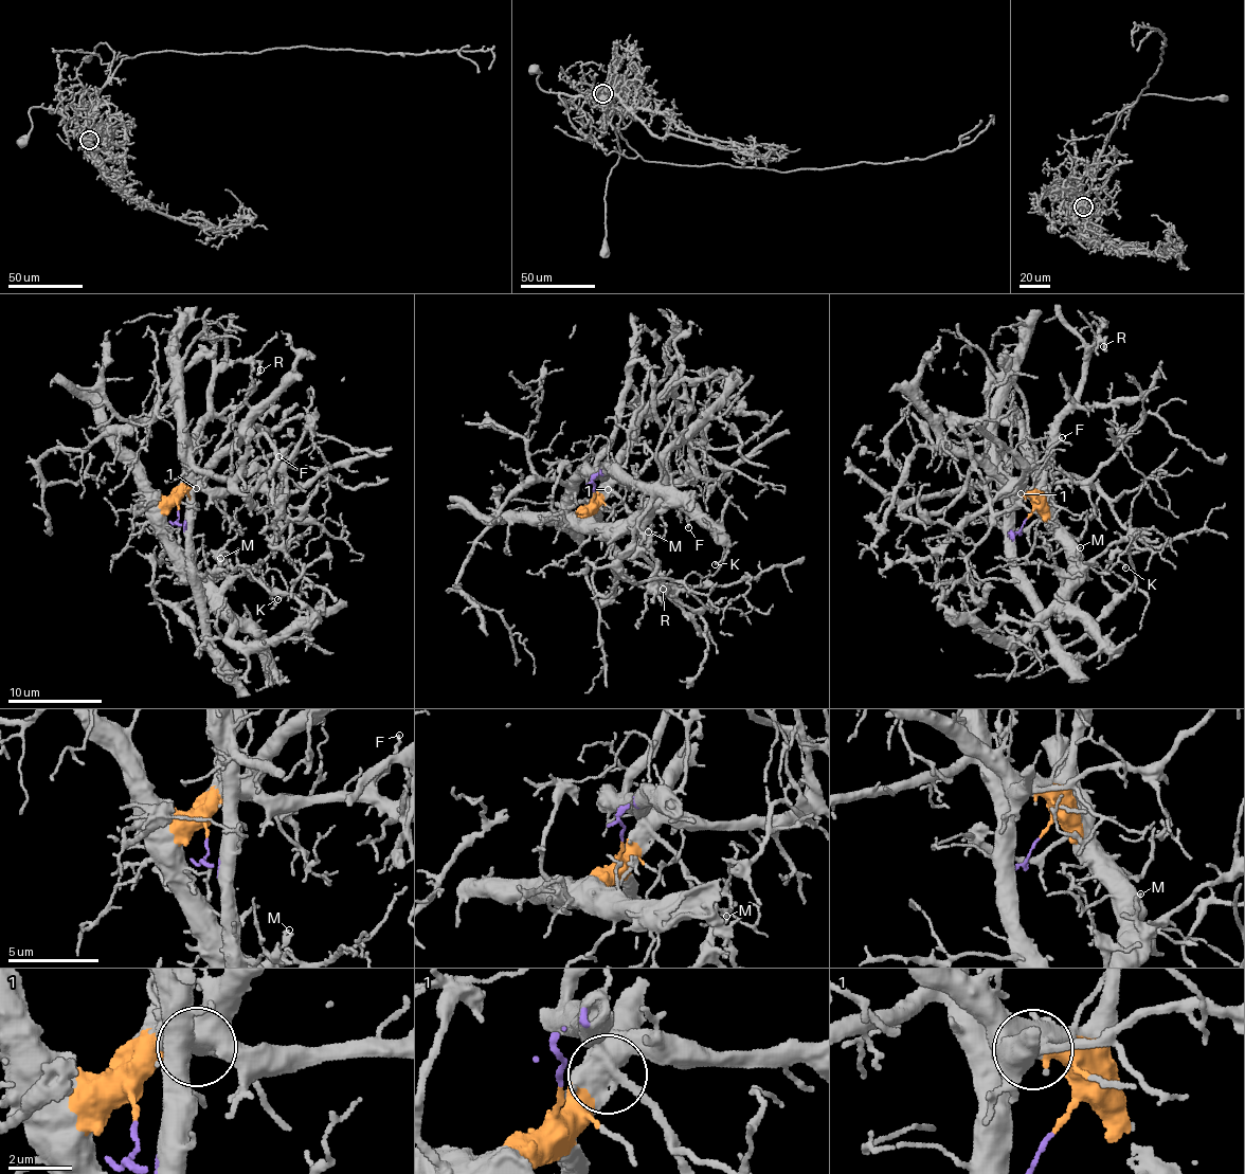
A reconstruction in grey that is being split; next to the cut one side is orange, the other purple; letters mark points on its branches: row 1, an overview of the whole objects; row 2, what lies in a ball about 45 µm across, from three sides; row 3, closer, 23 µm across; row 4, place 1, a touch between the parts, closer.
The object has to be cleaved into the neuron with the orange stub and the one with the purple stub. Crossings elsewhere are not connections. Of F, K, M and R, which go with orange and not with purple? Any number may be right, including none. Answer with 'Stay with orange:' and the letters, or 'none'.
Stay with orange: F, M, R

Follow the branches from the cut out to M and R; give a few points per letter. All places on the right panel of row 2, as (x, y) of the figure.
M: (1027, 518), (1038, 510), (1078, 569), (1080, 546)
R: (1027, 518), (1056, 416), (1081, 381), (1081, 367), (1095, 344), (1104, 340), (1102, 346)

